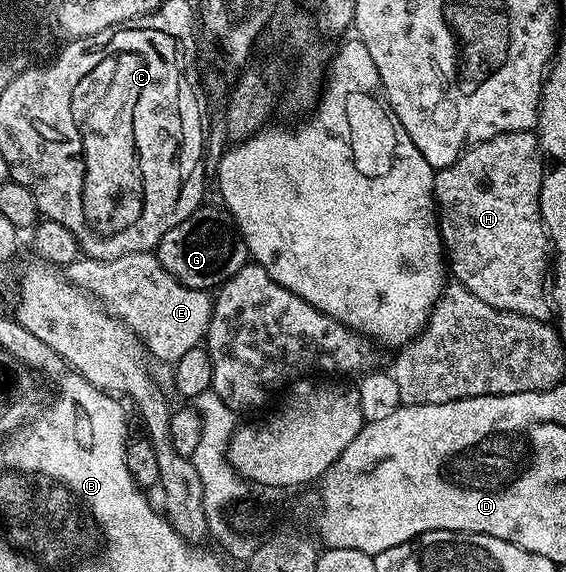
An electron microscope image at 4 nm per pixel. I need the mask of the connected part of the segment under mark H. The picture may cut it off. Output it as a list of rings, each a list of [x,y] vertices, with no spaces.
[[[533,131],[506,132],[477,146],[469,146],[458,160],[454,160],[454,164],[435,171],[432,189],[438,211],[440,240],[444,244],[446,266],[451,277],[474,292],[478,300],[494,304],[494,308],[541,320],[550,314],[550,302],[546,297],[550,243],[540,215],[540,189],[546,173],[543,161],[540,139]]]

